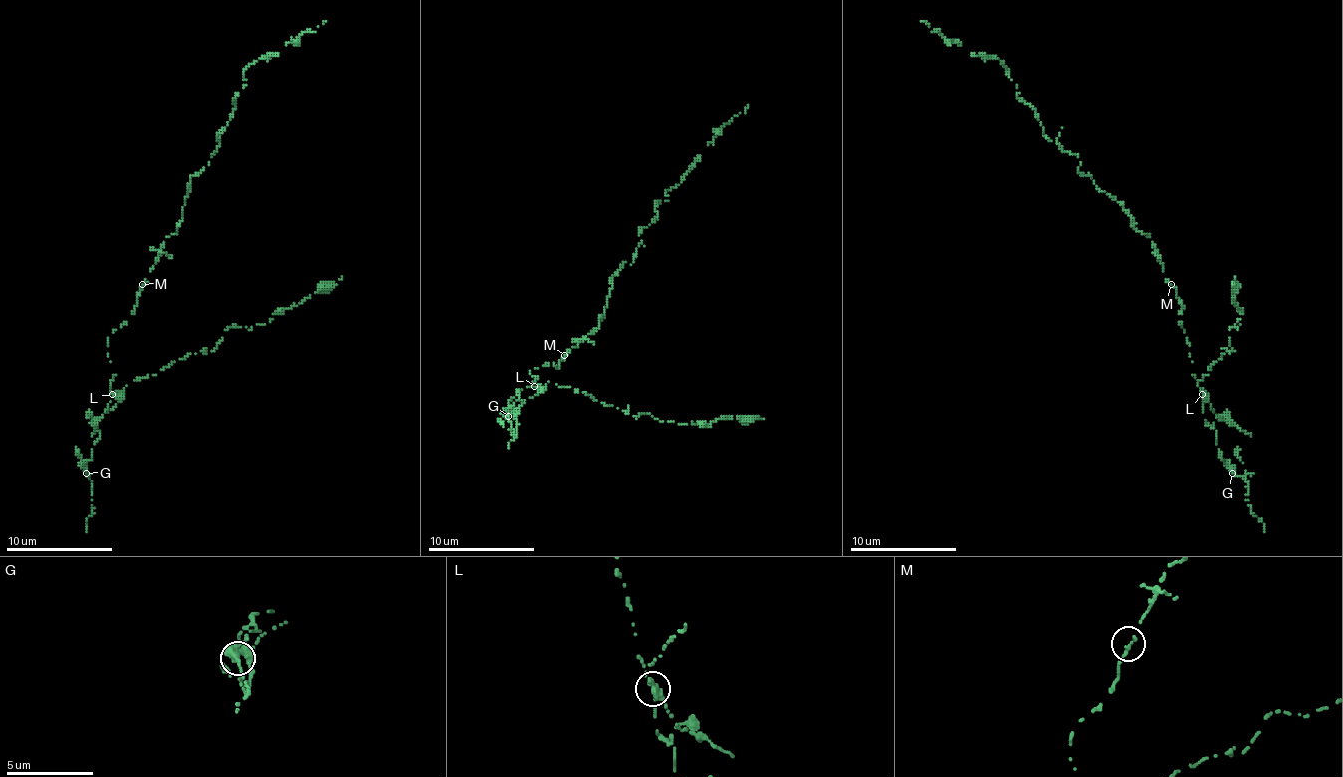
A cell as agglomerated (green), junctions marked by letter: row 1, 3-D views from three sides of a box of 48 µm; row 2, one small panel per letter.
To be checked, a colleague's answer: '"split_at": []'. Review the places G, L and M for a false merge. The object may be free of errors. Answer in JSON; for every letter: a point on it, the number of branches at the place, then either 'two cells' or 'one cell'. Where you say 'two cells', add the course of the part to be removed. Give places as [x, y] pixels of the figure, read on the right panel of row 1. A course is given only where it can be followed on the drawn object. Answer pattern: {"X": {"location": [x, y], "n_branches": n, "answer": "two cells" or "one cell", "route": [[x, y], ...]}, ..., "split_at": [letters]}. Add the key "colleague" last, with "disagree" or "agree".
{"G": {"location": [1232, 473], "n_branches": 3, "answer": "one cell"}, "L": {"location": [1202, 394], "n_branches": 3, "answer": "two cells", "route": [[1203, 394], [1198, 386], [1203, 375], [1221, 354], [1232, 351], [1232, 327], [1240, 324], [1235, 277]]}, "M": {"location": [1171, 284], "n_branches": 1, "answer": "one cell"}, "split_at": ["L"], "colleague": "disagree"}

